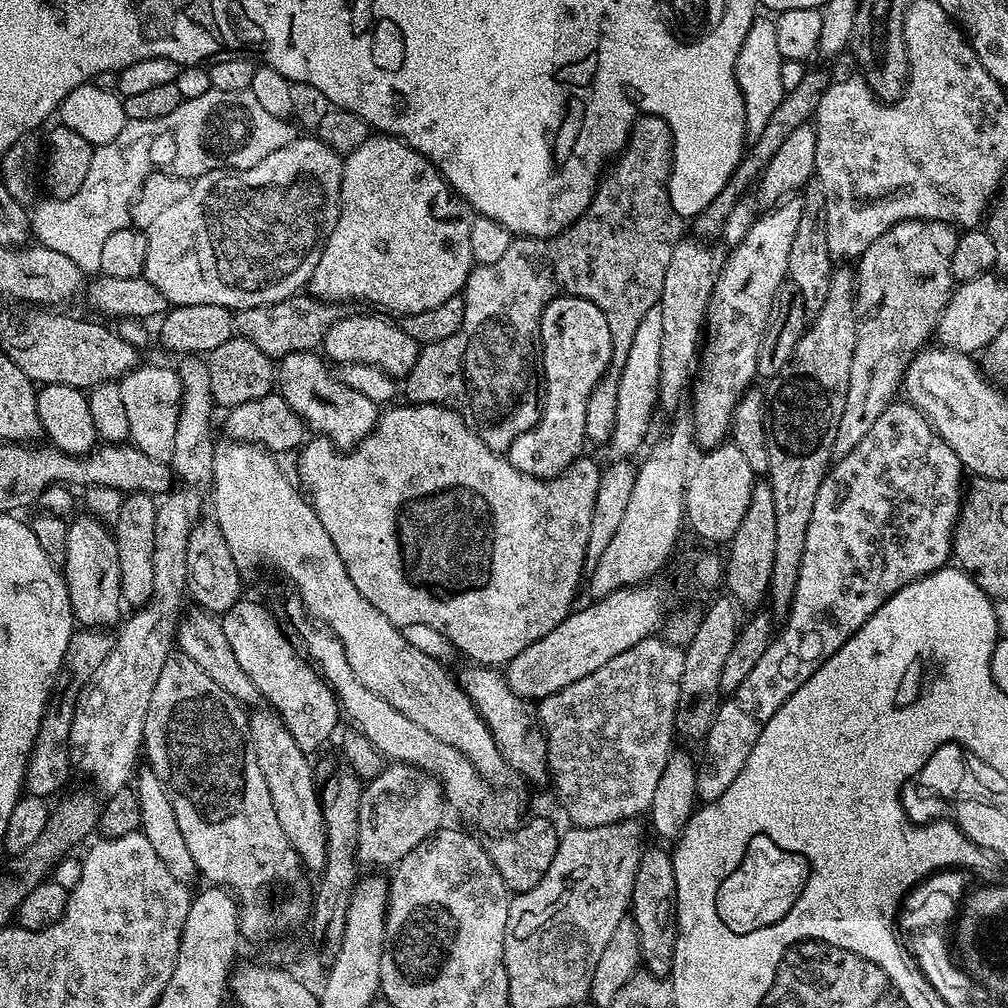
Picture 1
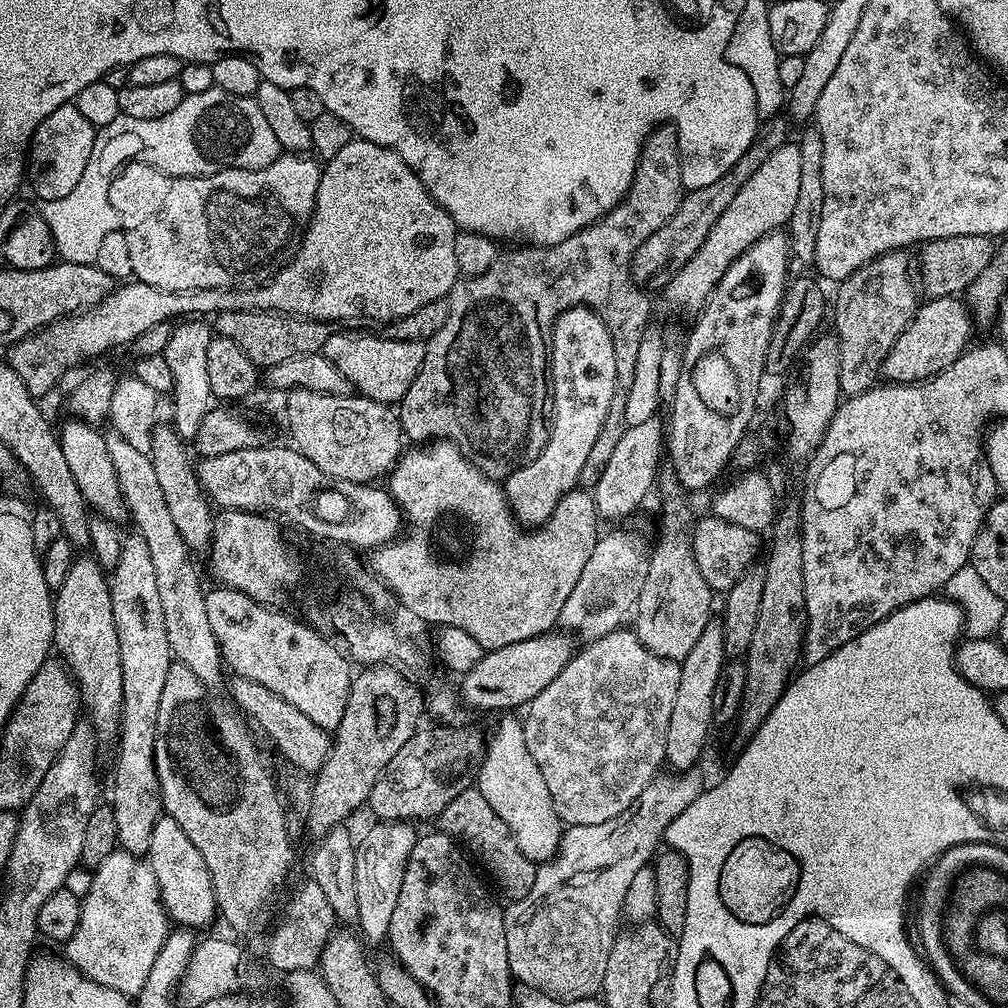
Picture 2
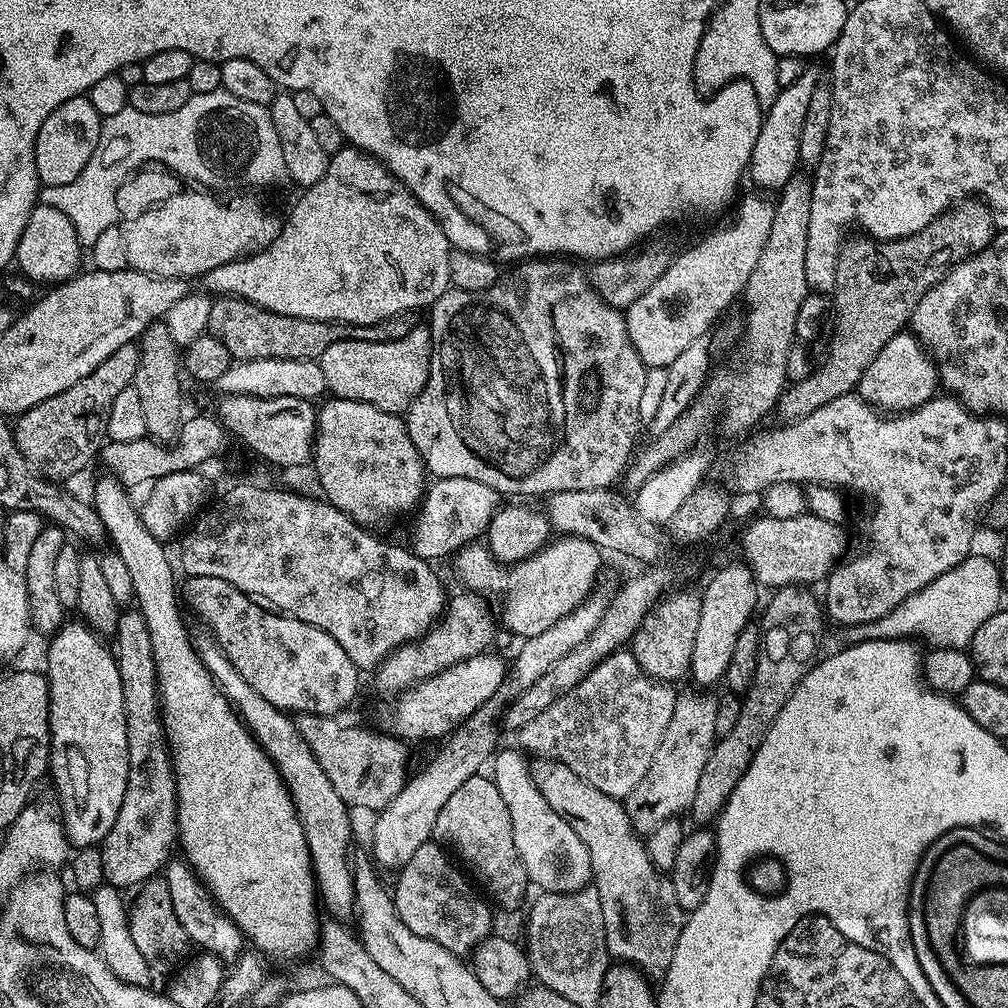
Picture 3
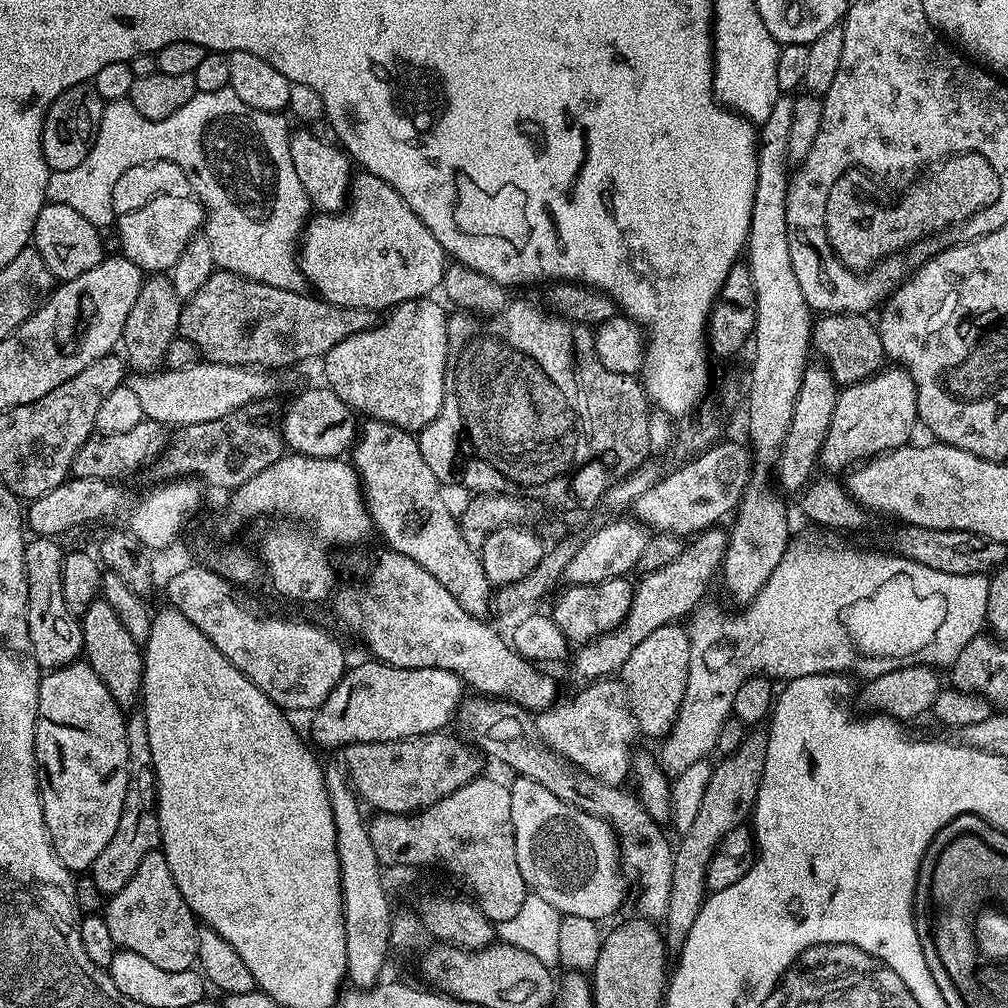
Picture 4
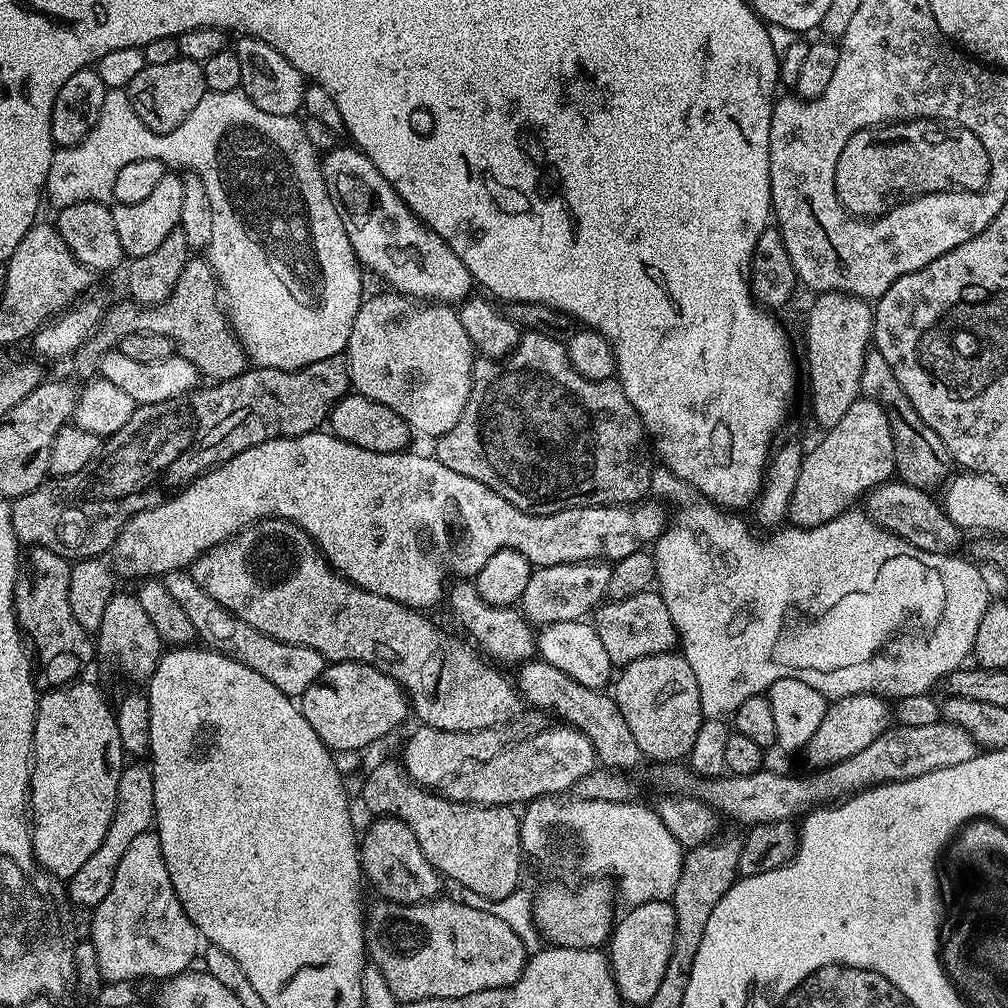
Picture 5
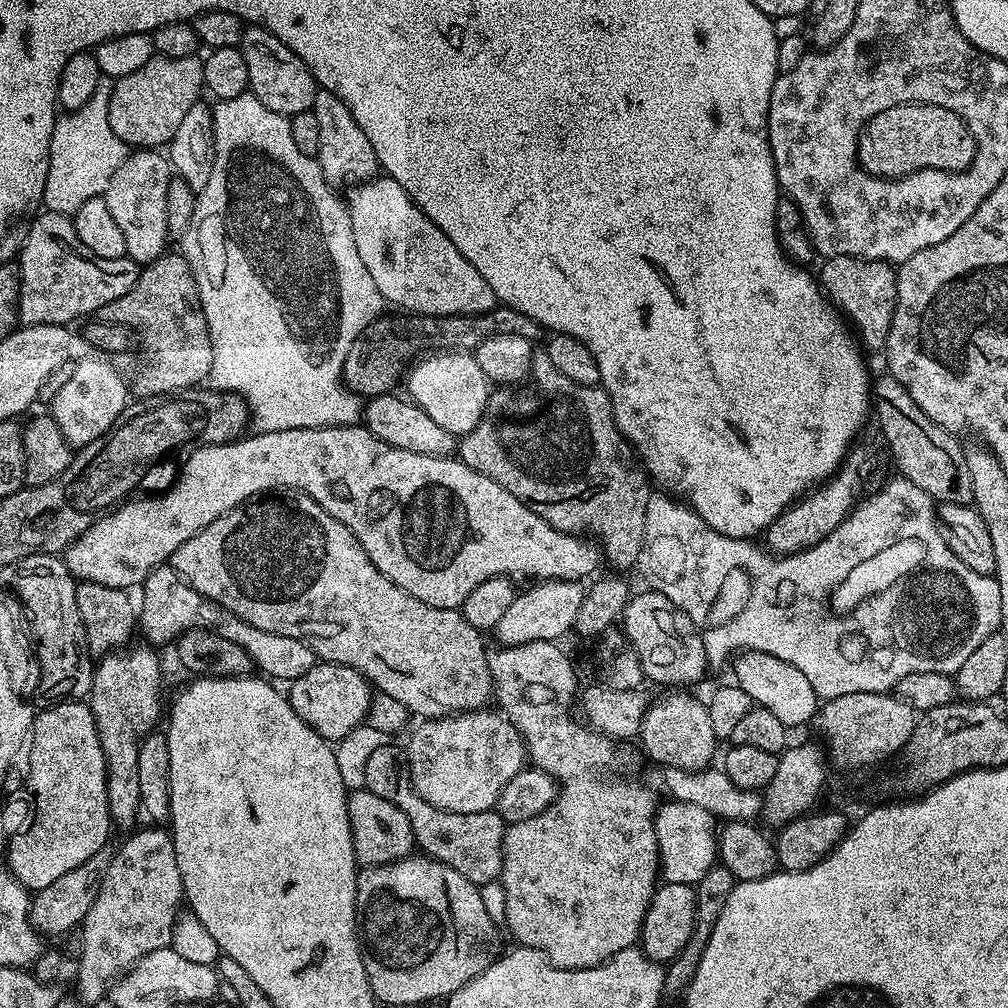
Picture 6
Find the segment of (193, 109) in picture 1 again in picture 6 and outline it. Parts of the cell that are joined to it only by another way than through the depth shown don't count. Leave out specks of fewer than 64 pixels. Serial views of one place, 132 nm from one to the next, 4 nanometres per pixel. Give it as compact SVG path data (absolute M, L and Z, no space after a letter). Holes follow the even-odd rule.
M102 78L97 84L92 97L80 109L65 111L57 119L54 134L50 138L50 162L46 174L44 187L43 207L50 212L57 212L63 216L71 217L82 206L82 202L90 202L90 198L103 196L104 191L110 186L110 178L122 166L124 159L130 155L129 145L122 142L110 127L110 98L112 97L113 81ZM251 91L243 92L238 98L219 101L212 108L212 121L214 122L214 138L216 139L214 142L214 170L210 174L210 182L206 182L206 186L197 195L196 205L194 206L194 218L190 218L190 226L178 240L178 244L180 244L178 245L179 251L186 258L190 270L194 274L194 282L198 286L198 294L200 295L200 309L204 312L206 326L210 334L210 346L214 352L212 375L210 377L211 387L217 392L234 392L237 396L242 397L248 404L250 424L256 432L273 432L274 430L286 430L287 428L347 428L359 425L362 420L362 400L361 397L351 392L344 385L344 363L350 354L350 346L354 346L354 342L359 336L364 335L368 327L381 315L380 307L385 307L386 301L378 290L378 286L374 286L374 278L370 278L370 270L366 270L366 265L362 263L362 257L358 255L358 246L354 246L354 230L350 222L347 203L341 197L340 200L336 197L337 189L324 179L319 160L315 156L307 156L302 154L302 150L298 150L298 145L295 144L294 138L290 138L289 117L278 114L274 110L266 110L266 106L262 106L262 102L258 102L258 98L252 95Z

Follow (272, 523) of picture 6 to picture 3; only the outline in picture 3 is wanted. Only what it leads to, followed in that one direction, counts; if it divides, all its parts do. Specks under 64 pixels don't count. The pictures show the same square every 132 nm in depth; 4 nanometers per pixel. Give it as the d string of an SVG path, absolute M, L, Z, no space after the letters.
M539 758L532 760L532 781L538 786L542 798L550 802L550 810L554 810L582 838L586 850L590 850L594 887L602 906L602 922L606 930L606 946L609 957L621 965L631 965L652 982L663 981L668 972L670 962L674 962L674 950L678 946L678 938L684 929L686 909L678 906L678 896L674 894L671 879L660 869L652 865L648 853L648 845L641 833L633 828L628 817L627 807L617 797L602 794L588 780L584 780L574 770L557 760Z

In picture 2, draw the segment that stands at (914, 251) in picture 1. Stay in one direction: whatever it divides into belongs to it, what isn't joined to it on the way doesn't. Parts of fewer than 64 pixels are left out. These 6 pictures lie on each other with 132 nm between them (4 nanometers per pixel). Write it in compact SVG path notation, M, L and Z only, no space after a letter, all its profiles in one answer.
M904 250L888 252L868 264L863 264L854 274L839 281L836 292L836 329L834 335L840 342L840 391L845 397L857 396L868 391L881 379L886 354L898 342L898 334L906 330L906 326L916 316L921 297L916 297L918 284L914 279L914 268L908 265L909 253Z

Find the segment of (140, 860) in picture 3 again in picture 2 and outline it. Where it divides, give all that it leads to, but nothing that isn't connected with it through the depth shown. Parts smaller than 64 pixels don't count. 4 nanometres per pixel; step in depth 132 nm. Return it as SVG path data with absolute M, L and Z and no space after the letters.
M137 530L130 531L124 536L122 546L122 558L118 560L118 566L111 571L110 583L112 585L112 609L114 610L114 630L118 630L118 646L120 647L120 661L122 662L122 711L118 721L120 728L120 749L116 752L116 769L112 772L112 797L110 803L116 810L116 821L118 822L119 847L125 852L137 854L147 853L150 846L150 838L154 834L154 822L162 815L160 802L160 783L158 782L158 770L154 758L154 742L156 741L156 727L158 726L158 701L162 698L162 689L166 683L166 674L170 674L170 666L174 663L170 638L166 638L166 613L162 610L162 597L158 595L158 582L154 574L154 561L150 558L150 546L146 546L146 538Z

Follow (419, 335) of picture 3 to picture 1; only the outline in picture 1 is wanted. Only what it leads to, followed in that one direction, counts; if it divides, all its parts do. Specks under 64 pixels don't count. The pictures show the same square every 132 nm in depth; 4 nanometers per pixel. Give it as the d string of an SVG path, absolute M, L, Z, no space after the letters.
M346 314L341 320L334 322L334 326L326 330L326 338L322 345L323 355L336 366L350 362L366 362L370 366L386 370L386 374L391 376L407 377L418 358L421 345L416 344L414 338L410 338L410 334L406 334L406 330L402 330L395 319L380 316Z

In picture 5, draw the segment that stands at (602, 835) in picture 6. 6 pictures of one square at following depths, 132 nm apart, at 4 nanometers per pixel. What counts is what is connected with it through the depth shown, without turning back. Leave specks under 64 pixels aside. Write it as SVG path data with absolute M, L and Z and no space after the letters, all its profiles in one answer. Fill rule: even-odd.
M472 582L453 583L447 589L446 604L452 607L457 622L472 635L471 643L480 649L489 661L501 660L504 664L519 666L533 659L537 651L537 635L519 607L490 606L490 602L482 602L482 598L476 592L476 585ZM592 878L581 884L584 885L576 889L552 884L537 896L535 894L531 901L535 928L549 945L558 948L600 948L611 937L614 927L613 885L604 878Z

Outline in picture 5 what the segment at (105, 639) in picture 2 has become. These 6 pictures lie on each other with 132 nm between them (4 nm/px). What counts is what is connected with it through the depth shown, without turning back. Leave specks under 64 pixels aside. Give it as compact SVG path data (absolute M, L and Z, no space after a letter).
M73 682L63 688L53 688L45 691L45 696L43 693L43 695L39 697L36 705L34 742L32 743L32 750L34 753L32 782L30 785L30 812L34 817L30 824L32 829L32 852L36 855L36 863L39 864L45 872L55 877L57 881L61 880L61 882L67 882L72 879L74 874L78 874L78 870L82 870L82 865L89 860L90 854L94 854L94 850L98 850L98 846L102 846L102 838L106 838L108 827L110 826L110 818L114 818L120 775L122 775L126 767L126 753L122 746L122 738L118 736L118 722L116 721L116 713L113 705L111 703L108 705L108 700L104 697L102 689L95 688L92 684L80 683L84 682Z

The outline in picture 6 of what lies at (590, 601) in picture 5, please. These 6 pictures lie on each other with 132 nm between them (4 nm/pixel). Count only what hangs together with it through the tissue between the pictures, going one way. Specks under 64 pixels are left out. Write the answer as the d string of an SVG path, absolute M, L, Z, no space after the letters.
M541 580L517 591L514 602L510 602L506 614L499 620L494 629L501 645L542 642L543 640L559 641L559 636L573 631L578 610L586 591L585 585L578 580Z

